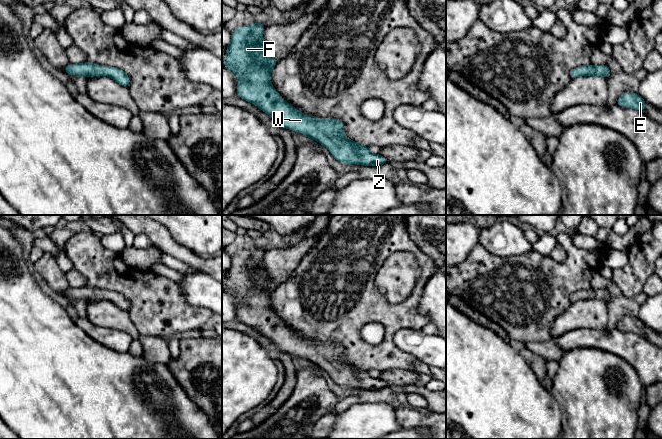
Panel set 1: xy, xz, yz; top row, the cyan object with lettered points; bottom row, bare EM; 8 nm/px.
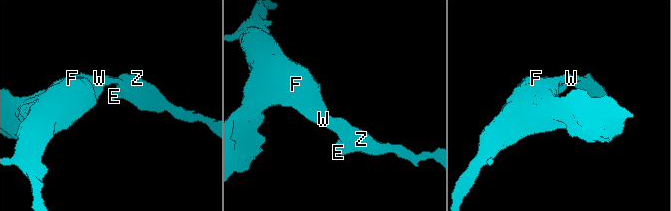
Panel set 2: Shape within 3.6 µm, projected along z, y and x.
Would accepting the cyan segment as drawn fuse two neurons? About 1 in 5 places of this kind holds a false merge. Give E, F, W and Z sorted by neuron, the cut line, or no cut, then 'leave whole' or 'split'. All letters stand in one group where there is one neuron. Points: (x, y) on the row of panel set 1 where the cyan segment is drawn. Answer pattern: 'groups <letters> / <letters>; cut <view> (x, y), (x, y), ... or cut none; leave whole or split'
groups E F W Z; cut none; leave whole

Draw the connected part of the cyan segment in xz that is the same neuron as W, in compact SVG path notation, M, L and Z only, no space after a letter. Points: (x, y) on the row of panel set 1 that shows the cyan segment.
M261 22L240 26L231 33L231 42L225 46L227 54L224 68L236 74L239 80L238 96L259 107L282 128L300 132L318 141L342 164L387 164L388 159L385 157L371 153L368 146L347 138L342 121L304 115L277 93L271 83L270 73L279 61L261 44L264 29Z

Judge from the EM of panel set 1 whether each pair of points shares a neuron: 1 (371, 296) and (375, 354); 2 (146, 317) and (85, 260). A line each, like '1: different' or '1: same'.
1: same
2: same

